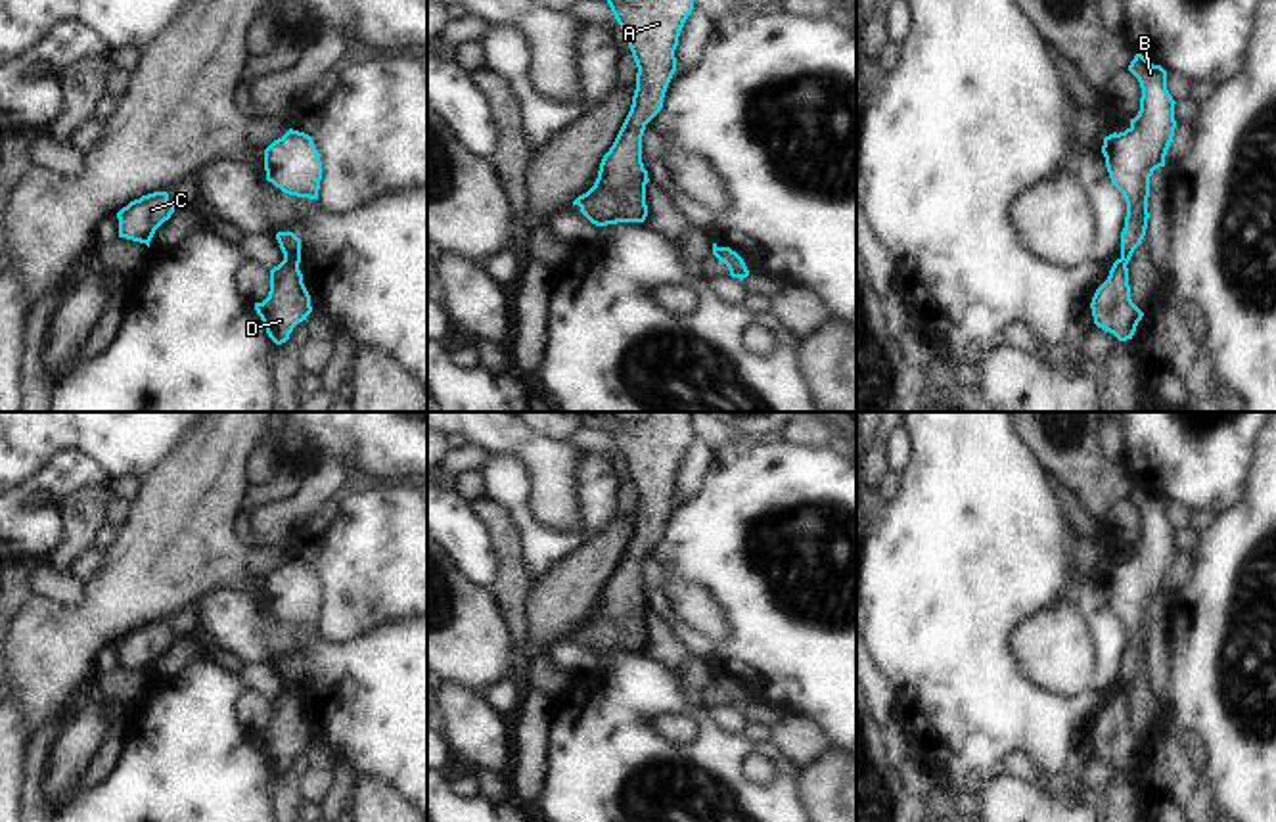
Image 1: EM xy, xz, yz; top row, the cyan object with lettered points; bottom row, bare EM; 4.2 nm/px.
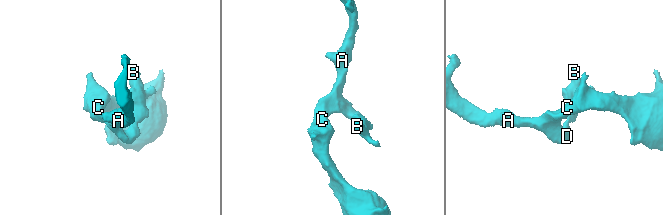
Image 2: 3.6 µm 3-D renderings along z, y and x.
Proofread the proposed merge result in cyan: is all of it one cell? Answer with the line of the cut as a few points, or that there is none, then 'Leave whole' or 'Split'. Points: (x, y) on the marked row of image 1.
Split along xy (284, 257), (297, 267). Split.

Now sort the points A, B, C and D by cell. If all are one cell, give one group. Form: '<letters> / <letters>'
A C D / B

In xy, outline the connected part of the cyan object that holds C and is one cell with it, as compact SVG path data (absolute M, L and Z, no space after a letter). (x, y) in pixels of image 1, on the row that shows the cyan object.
M153 192L130 201L117 213L119 218L119 238L146 243L155 234L155 230L171 218L174 205L169 201L167 192Z

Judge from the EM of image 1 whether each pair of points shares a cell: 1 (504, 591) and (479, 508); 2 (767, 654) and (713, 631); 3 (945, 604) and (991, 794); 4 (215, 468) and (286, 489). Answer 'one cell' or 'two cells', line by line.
1: one cell
2: two cells
3: two cells
4: two cells

